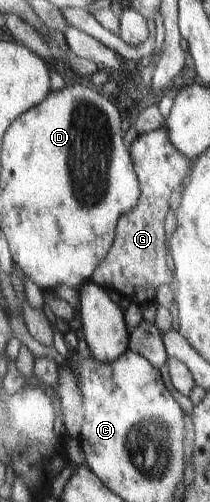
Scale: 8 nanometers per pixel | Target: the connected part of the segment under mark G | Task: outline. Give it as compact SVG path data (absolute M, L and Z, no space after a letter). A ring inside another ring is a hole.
M166 126L138 134L129 150L137 177L140 178L141 197L138 206L120 218L115 244L91 280L125 304L137 302L143 307L156 300L161 286L176 282L173 266L168 262L164 222L170 212L170 196L182 186L186 176L191 176L194 160L175 147Z

